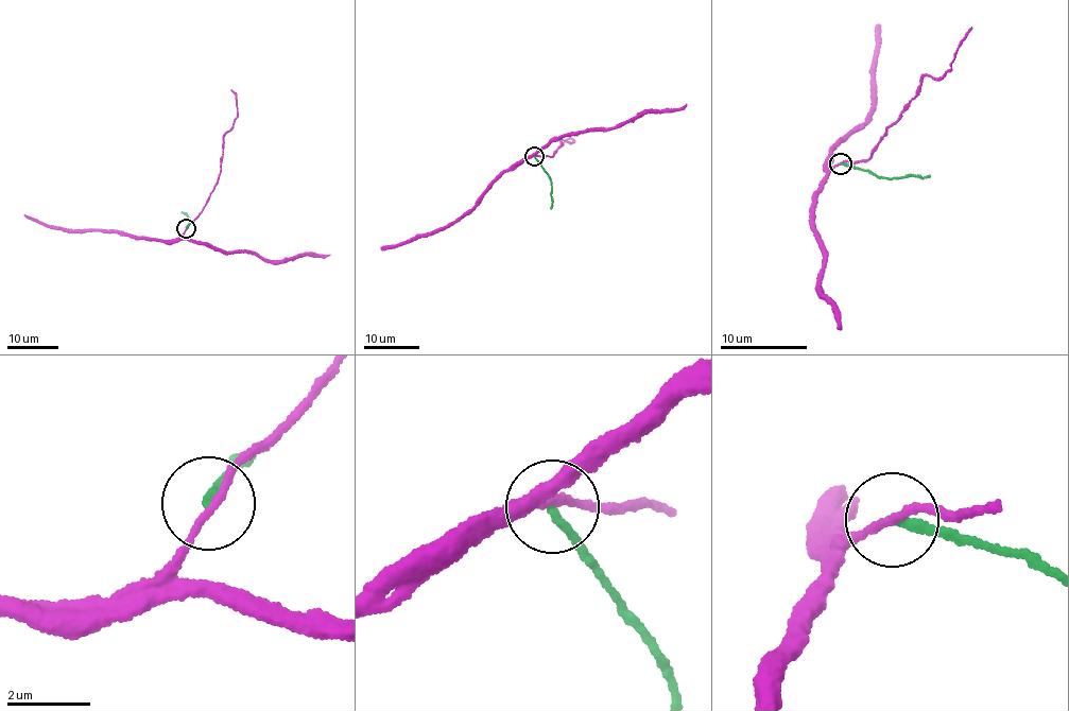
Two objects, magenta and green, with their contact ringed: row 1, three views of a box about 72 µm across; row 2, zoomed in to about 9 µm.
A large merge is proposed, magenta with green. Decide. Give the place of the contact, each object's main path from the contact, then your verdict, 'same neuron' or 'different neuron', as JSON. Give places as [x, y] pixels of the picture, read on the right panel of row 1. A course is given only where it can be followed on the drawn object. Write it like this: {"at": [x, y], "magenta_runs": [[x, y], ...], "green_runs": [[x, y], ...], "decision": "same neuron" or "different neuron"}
{"at": [841, 163], "magenta_runs": [[839, 163], [829, 168], [825, 159], [865, 119], [873, 104], [871, 67], [880, 24]], "green_runs": [[841, 163], [863, 168], [890, 179], [930, 176]], "decision": "different neuron"}

